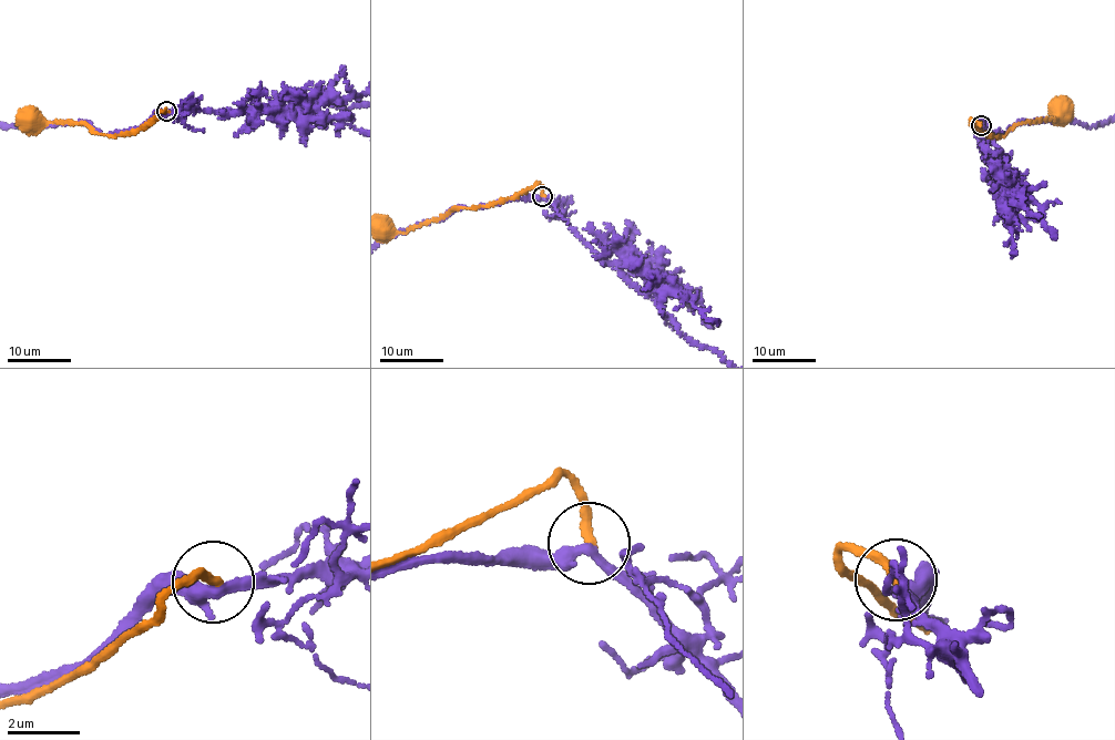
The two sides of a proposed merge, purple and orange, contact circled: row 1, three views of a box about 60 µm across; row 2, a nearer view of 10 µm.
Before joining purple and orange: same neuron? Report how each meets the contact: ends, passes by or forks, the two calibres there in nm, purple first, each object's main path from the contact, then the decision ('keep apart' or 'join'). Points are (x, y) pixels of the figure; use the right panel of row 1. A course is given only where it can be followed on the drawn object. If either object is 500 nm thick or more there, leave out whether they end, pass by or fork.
purple forks | orange ends | 260/260 nm | orange via (981, 126), (971, 121), (986, 134), (1004, 135), (1011, 127), (1027, 120), (1057, 120), (1063, 109), (1057, 101) | keep apart

